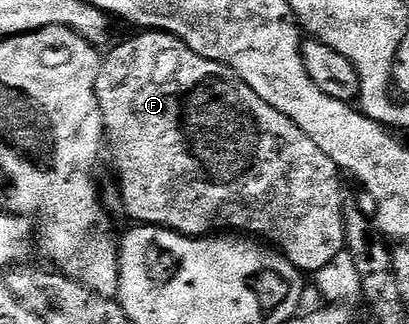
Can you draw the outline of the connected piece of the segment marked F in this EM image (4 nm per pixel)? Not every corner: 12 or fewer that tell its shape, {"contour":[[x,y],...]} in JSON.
{"contour":[[167,32],[95,82],[126,214],[303,274],[346,249],[335,162]]}

